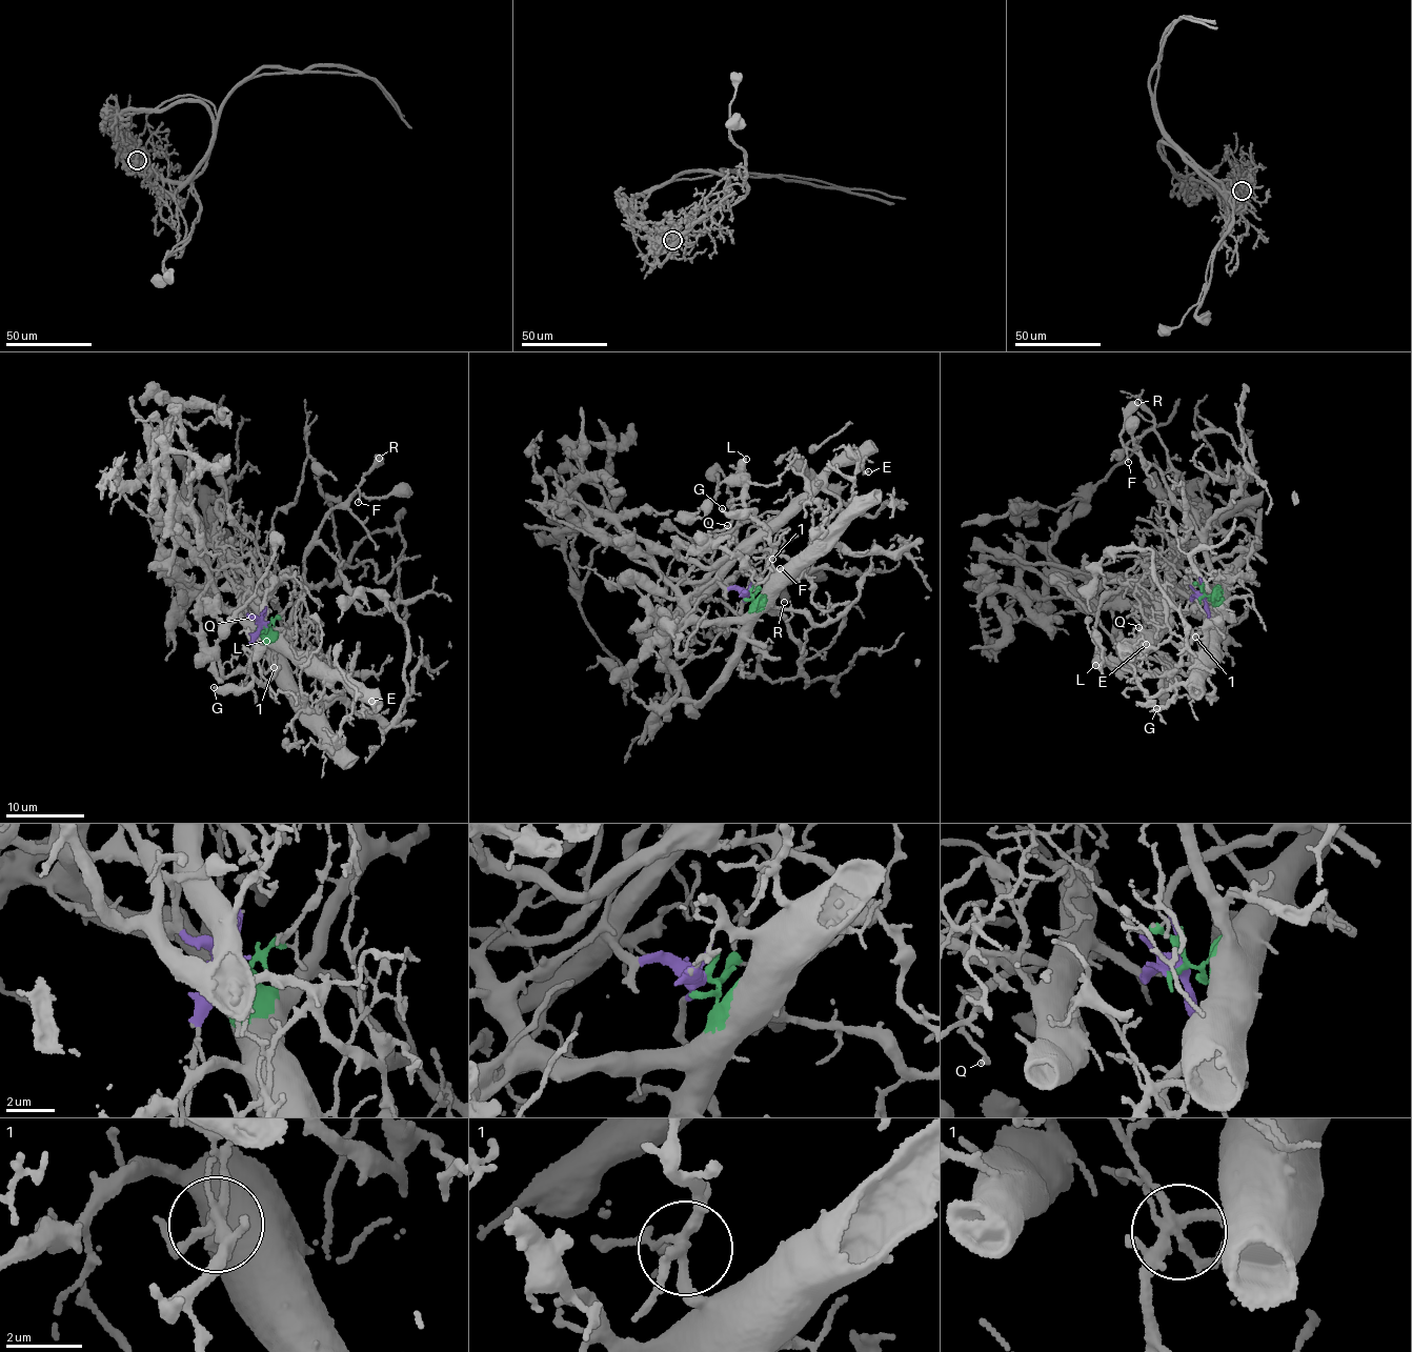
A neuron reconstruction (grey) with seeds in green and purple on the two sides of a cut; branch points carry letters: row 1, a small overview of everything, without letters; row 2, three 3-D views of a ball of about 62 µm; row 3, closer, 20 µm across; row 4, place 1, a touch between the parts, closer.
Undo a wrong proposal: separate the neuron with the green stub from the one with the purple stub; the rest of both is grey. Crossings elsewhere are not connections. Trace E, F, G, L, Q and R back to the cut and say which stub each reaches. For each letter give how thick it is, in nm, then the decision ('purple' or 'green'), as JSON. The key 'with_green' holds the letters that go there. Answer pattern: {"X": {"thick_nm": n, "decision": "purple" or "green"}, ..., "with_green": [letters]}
{"E": {"thick_nm": 100, "decision": "purple"}, "F": {"thick_nm": 110, "decision": "green"}, "G": {"thick_nm": 240, "decision": "green"}, "L": {"thick_nm": 600, "decision": "purple"}, "Q": {"thick_nm": 190, "decision": "purple"}, "R": {"thick_nm": 600, "decision": "green"}, "with_green": ["F", "G", "R"]}

